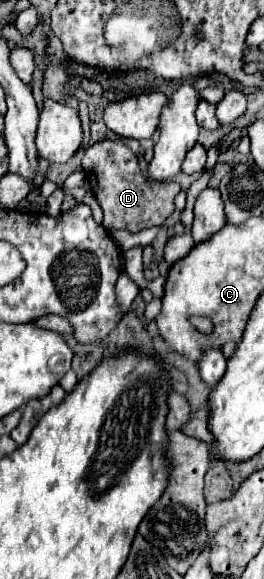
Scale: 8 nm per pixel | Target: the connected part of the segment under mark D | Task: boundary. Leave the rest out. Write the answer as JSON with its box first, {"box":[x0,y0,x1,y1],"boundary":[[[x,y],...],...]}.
{"box":[82,141,180,233],"boundary":[[[98,141],[90,145],[82,157],[82,169],[96,195],[108,231],[126,229],[130,233],[156,227],[174,213],[174,197],[180,193],[180,185],[174,181],[150,181],[138,167],[138,157],[122,141]]]}

